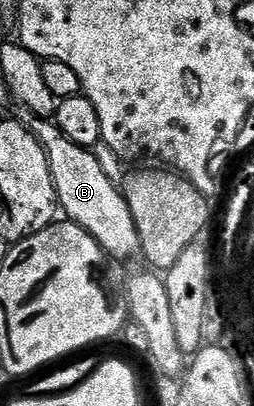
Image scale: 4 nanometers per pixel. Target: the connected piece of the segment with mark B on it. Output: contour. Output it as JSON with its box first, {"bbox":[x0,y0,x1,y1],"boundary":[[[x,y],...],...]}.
{"bbox":[26,117,140,259],"boundary":[[[29,117],[26,125],[48,154],[48,167],[52,182],[56,185],[56,201],[59,209],[66,213],[67,221],[76,222],[104,249],[111,259],[124,258],[131,250],[140,250],[138,230],[124,199],[121,187],[98,164],[95,153],[87,146],[74,144],[70,136],[62,136],[55,121]]]}

